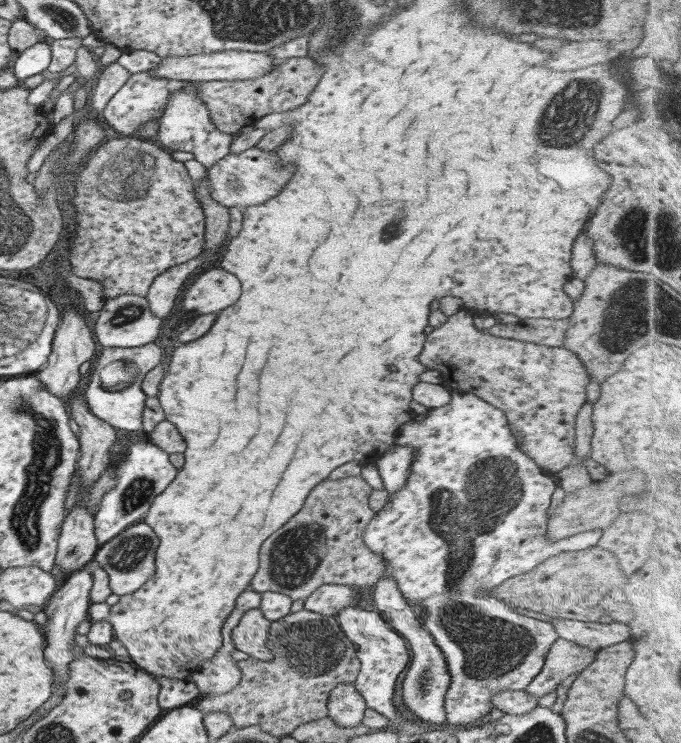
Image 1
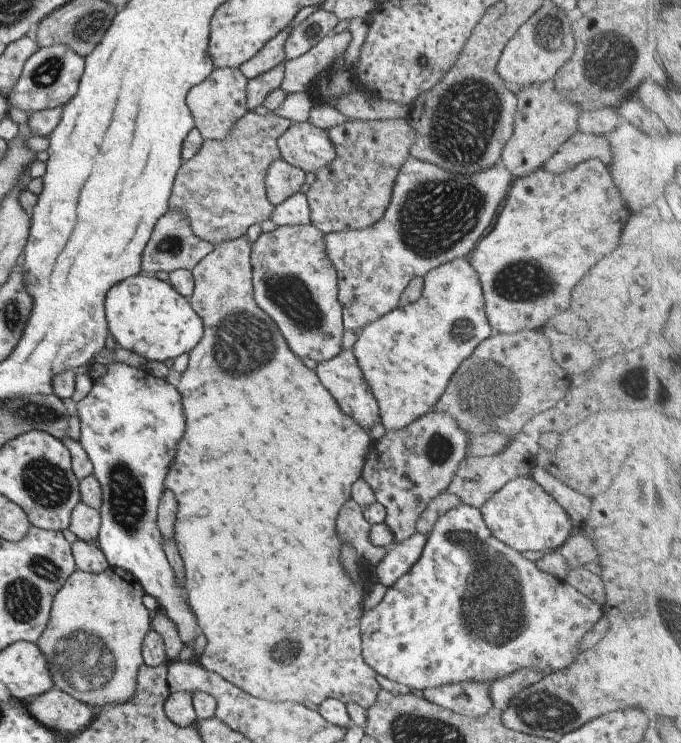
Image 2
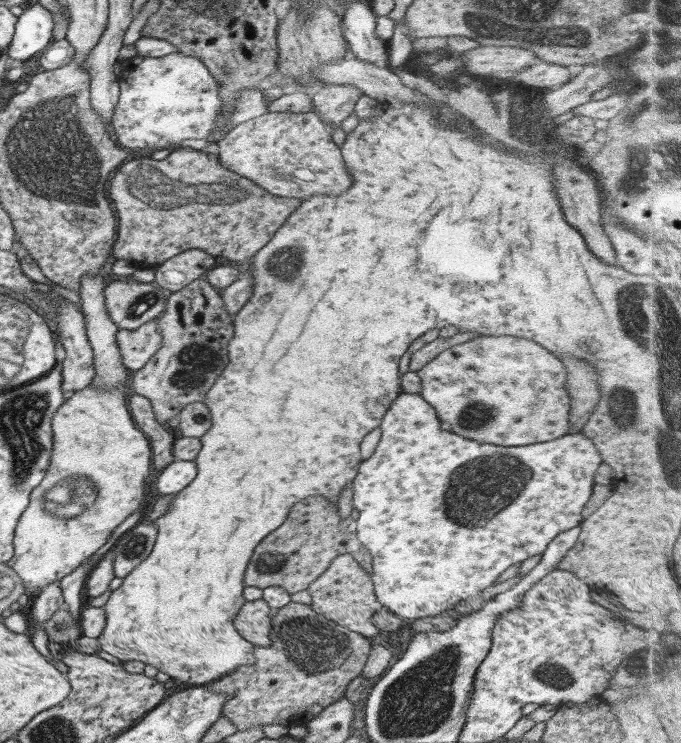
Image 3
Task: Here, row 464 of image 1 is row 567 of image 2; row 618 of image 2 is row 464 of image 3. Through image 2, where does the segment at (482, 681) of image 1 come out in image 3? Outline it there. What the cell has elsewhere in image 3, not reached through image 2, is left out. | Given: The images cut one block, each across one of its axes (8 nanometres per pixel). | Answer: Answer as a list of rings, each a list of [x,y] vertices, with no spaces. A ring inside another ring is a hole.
[[[400,392],[397,398],[391,402],[387,412],[383,414],[383,420],[379,424],[381,440],[369,458],[362,460],[358,466],[359,472],[352,481],[352,508],[357,510],[357,519],[352,522],[355,527],[355,536],[359,539],[361,546],[366,547],[371,555],[372,587],[376,601],[395,614],[401,621],[407,618],[420,619],[443,614],[443,610],[453,608],[460,600],[469,598],[474,594],[482,592],[495,582],[495,579],[503,570],[509,566],[521,563],[525,558],[531,558],[535,554],[542,554],[545,547],[561,532],[577,526],[581,522],[581,508],[587,502],[593,486],[593,474],[597,464],[601,462],[599,454],[595,452],[593,444],[583,436],[577,434],[565,434],[559,438],[539,441],[535,444],[520,445],[519,447],[495,446],[489,443],[479,443],[458,434],[449,432],[447,428],[437,419],[435,410],[423,400],[418,393]]]

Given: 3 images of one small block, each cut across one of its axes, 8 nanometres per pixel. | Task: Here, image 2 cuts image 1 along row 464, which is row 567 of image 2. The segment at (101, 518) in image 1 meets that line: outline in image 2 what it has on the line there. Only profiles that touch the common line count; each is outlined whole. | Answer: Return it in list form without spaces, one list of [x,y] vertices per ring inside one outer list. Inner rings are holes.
[[[110,363],[107,372],[98,380],[92,381],[87,395],[75,404],[79,418],[79,443],[92,465],[92,475],[100,484],[102,492],[101,506],[98,508],[100,525],[97,544],[109,567],[120,568],[128,572],[140,584],[145,595],[149,595],[158,604],[159,610],[173,623],[180,642],[191,647],[197,636],[195,617],[185,600],[185,594],[176,581],[173,569],[161,546],[161,536],[156,523],[156,512],[163,476],[167,464],[175,454],[175,444],[183,434],[182,408],[176,387],[164,379],[158,379],[141,369],[119,363]]]

